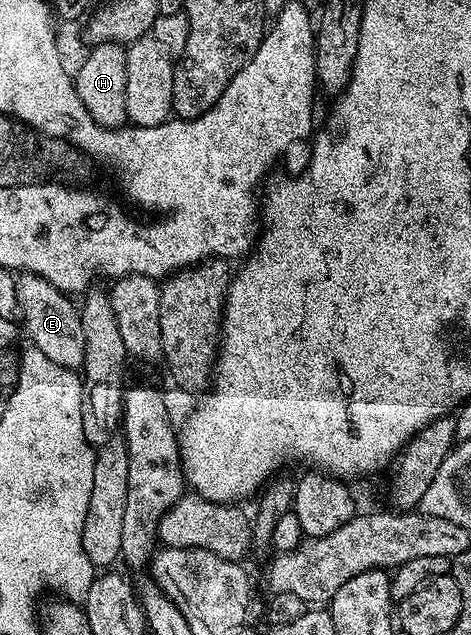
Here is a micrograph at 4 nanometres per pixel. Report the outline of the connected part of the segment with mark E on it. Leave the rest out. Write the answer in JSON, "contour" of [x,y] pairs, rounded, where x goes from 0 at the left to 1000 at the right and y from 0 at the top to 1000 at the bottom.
{"contour":[[[45,430],[34,439],[38,447],[40,499],[51,501],[51,513],[59,518],[59,539],[91,554],[115,573],[132,573],[132,580],[168,584],[178,573],[183,554],[183,529],[174,529],[174,504],[159,476],[146,465],[115,454],[83,431]]]}

